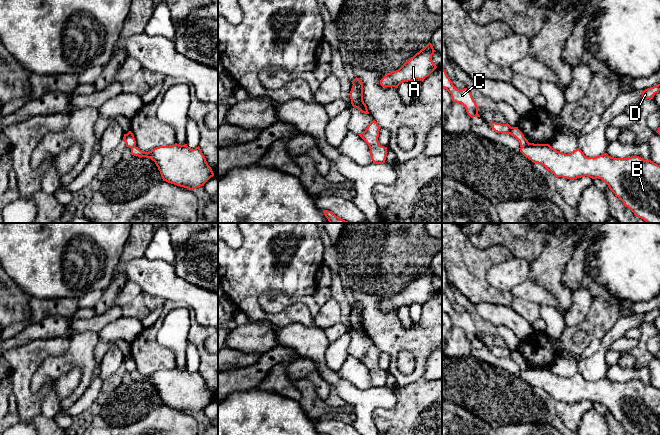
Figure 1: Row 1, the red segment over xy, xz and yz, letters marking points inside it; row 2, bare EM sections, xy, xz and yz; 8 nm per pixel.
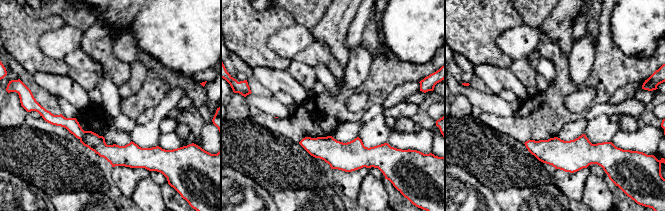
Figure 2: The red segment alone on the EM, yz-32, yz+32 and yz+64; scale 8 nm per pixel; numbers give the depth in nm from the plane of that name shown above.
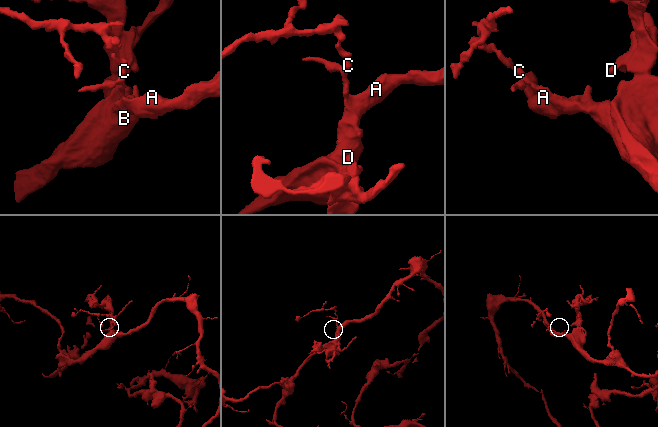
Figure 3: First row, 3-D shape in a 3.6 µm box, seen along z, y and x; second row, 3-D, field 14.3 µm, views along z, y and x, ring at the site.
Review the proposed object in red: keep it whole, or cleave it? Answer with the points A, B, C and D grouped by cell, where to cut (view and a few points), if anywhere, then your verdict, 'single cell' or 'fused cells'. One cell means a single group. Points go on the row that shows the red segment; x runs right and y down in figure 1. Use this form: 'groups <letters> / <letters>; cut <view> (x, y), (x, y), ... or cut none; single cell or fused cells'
groups A B D / C; cut yz (529, 143), (521, 147); fused cells

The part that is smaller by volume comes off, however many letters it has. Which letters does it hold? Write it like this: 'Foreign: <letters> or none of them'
Foreign: C

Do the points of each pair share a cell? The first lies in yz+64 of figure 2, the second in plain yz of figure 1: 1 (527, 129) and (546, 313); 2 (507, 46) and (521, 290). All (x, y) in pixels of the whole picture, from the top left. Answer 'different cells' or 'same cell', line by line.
1: different cells
2: different cells

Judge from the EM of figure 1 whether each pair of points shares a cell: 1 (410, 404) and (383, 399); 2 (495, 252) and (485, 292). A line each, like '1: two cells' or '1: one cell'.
1: two cells
2: one cell

